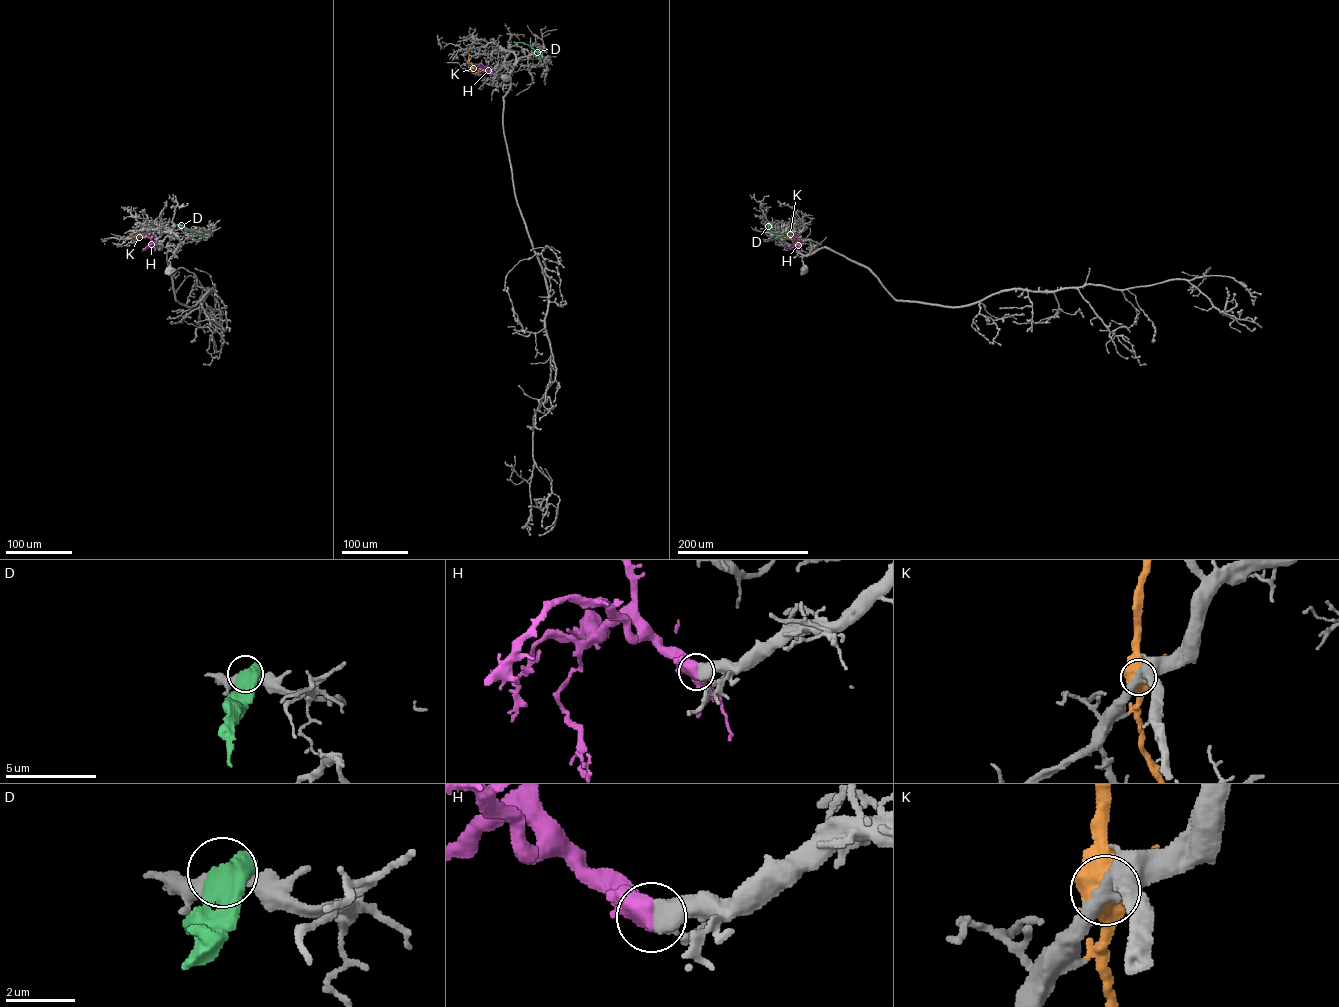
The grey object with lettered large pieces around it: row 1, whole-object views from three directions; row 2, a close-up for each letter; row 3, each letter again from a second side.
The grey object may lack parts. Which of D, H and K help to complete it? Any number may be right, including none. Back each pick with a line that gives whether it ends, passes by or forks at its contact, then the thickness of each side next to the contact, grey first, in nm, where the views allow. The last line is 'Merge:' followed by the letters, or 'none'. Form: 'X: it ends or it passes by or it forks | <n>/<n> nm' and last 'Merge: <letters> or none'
H: it ends | 500/750 nm
Merge: H

